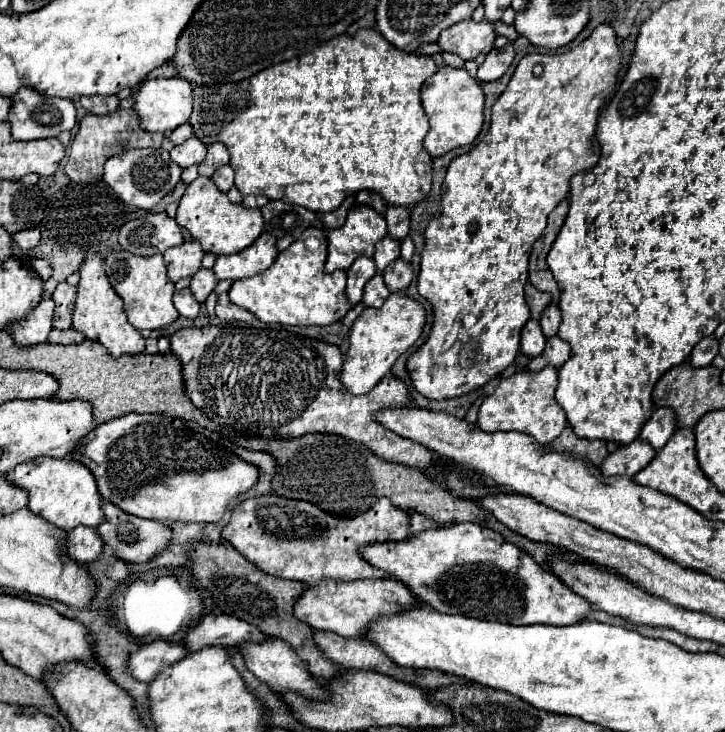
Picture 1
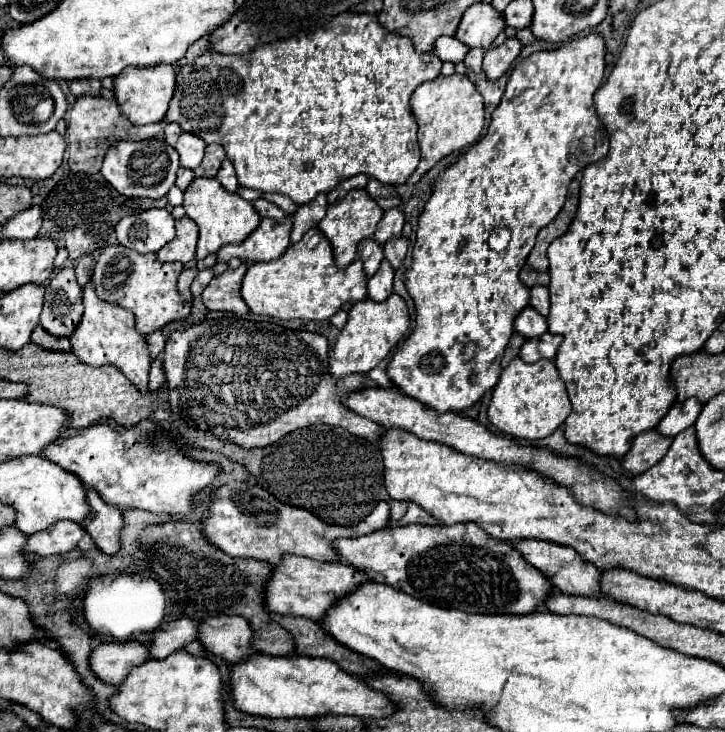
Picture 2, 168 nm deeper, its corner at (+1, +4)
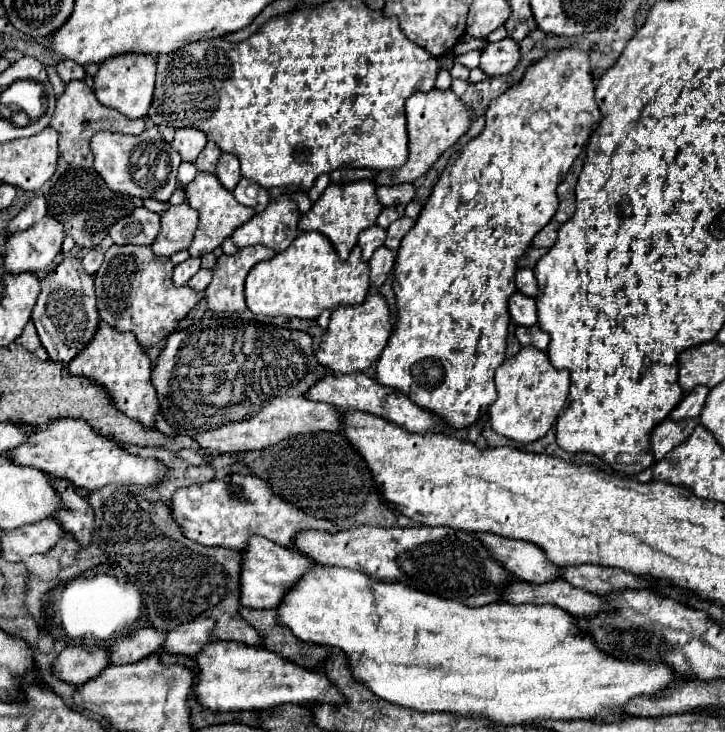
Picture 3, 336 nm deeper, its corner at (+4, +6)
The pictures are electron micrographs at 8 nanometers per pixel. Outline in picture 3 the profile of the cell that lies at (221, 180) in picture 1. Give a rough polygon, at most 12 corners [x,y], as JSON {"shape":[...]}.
{"shape":[[223,154],[217,176],[227,190],[237,186],[241,172],[235,154]]}

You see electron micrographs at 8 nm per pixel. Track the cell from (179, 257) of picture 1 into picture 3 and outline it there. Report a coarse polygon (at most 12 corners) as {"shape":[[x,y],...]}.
{"shape":[[187,202],[161,216],[151,248],[169,258],[191,244],[197,212]]}

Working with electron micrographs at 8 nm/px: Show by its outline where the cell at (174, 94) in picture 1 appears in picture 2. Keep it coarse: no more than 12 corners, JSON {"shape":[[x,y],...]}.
{"shape":[[174,66],[114,78],[122,114],[136,126],[166,118]]}

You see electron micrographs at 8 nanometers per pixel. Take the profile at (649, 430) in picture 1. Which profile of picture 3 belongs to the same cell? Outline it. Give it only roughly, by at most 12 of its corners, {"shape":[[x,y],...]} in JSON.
{"shape":[[697,386],[671,412],[673,420],[697,418],[709,394]]}

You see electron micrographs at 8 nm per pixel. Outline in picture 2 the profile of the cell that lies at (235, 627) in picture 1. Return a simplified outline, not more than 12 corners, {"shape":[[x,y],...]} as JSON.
{"shape":[[182,616],[158,628],[150,658],[166,658],[198,640],[200,618]]}

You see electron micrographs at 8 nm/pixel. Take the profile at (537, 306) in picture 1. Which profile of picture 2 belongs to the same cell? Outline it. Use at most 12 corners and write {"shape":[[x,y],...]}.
{"shape":[[530,266],[522,268],[522,284],[532,286],[548,286],[550,278],[546,272],[530,270]]}

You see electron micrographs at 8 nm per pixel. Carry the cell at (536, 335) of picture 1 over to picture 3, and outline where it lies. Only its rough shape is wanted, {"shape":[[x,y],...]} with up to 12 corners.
{"shape":[[515,292],[509,314],[519,326],[537,324],[535,298]]}

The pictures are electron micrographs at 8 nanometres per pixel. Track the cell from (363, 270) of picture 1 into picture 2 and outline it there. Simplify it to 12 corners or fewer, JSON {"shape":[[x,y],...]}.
{"shape":[[372,238],[358,244],[364,274],[370,278],[382,262],[382,246]]}

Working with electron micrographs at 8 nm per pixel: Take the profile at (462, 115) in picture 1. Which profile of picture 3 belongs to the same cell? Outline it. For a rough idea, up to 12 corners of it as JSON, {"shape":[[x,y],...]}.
{"shape":[[451,90],[405,102],[409,158],[375,184],[415,182],[471,126]]}

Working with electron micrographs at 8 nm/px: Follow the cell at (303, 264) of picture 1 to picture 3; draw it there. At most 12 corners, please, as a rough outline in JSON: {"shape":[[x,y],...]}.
{"shape":[[319,232],[257,264],[247,308],[315,320],[357,306],[369,264]]}

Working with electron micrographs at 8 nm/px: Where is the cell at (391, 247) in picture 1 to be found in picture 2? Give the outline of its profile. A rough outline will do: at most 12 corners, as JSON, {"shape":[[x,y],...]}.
{"shape":[[390,208],[378,222],[374,240],[384,246],[404,226],[400,208]]}

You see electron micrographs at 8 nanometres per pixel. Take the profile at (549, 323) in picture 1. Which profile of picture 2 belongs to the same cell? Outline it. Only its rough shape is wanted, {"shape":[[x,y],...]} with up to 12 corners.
{"shape":[[544,286],[530,290],[530,306],[548,318],[550,294]]}

